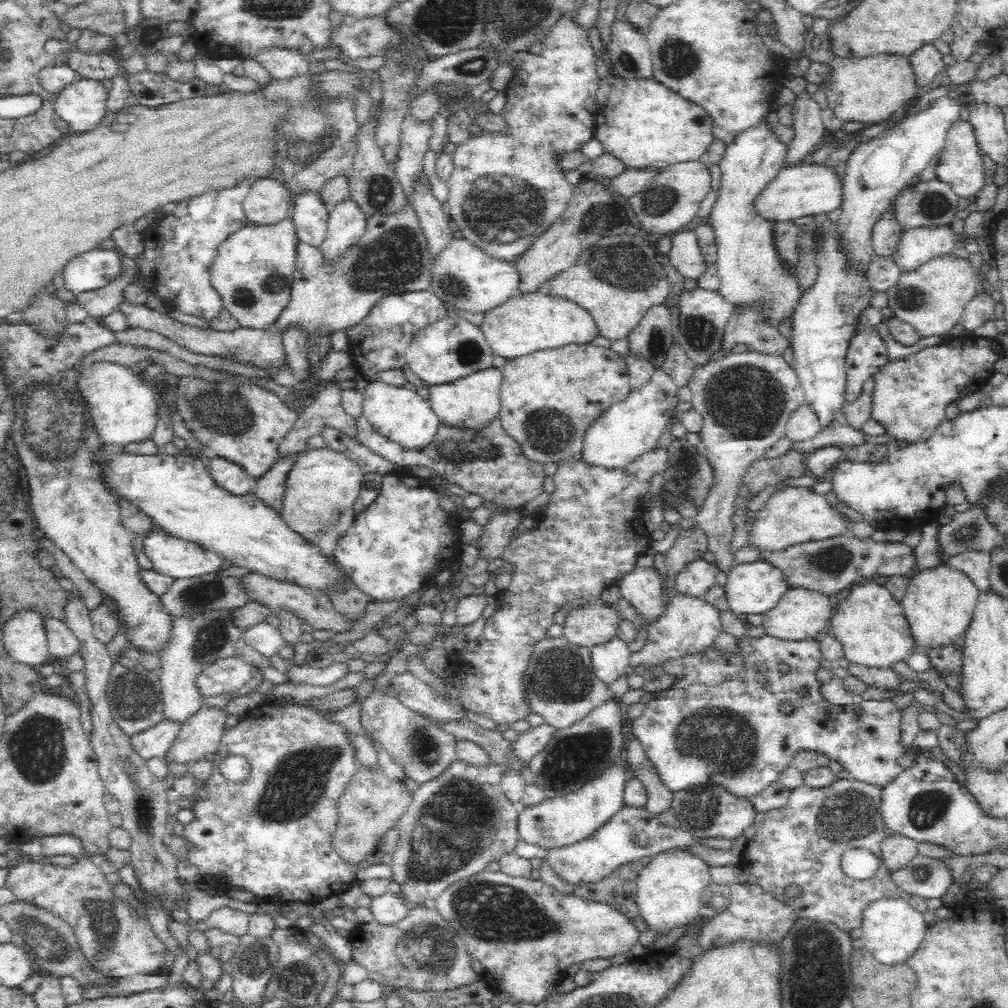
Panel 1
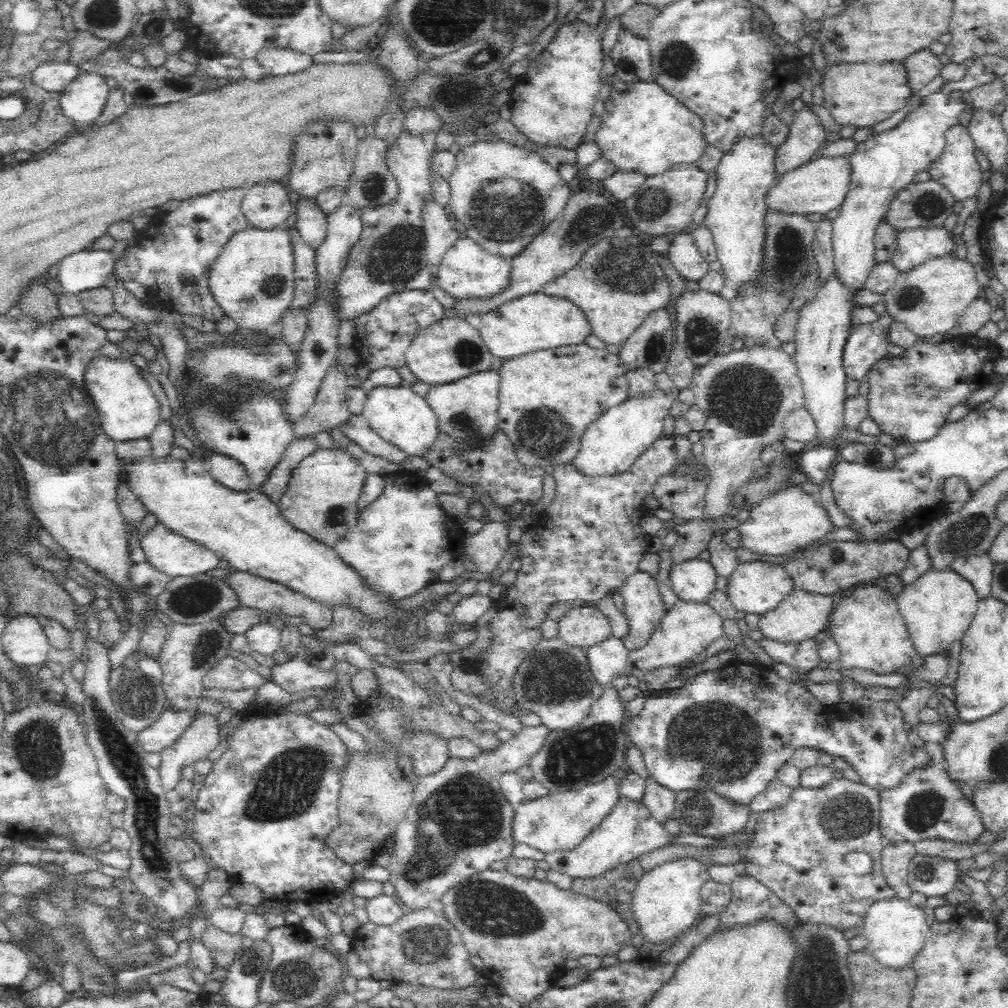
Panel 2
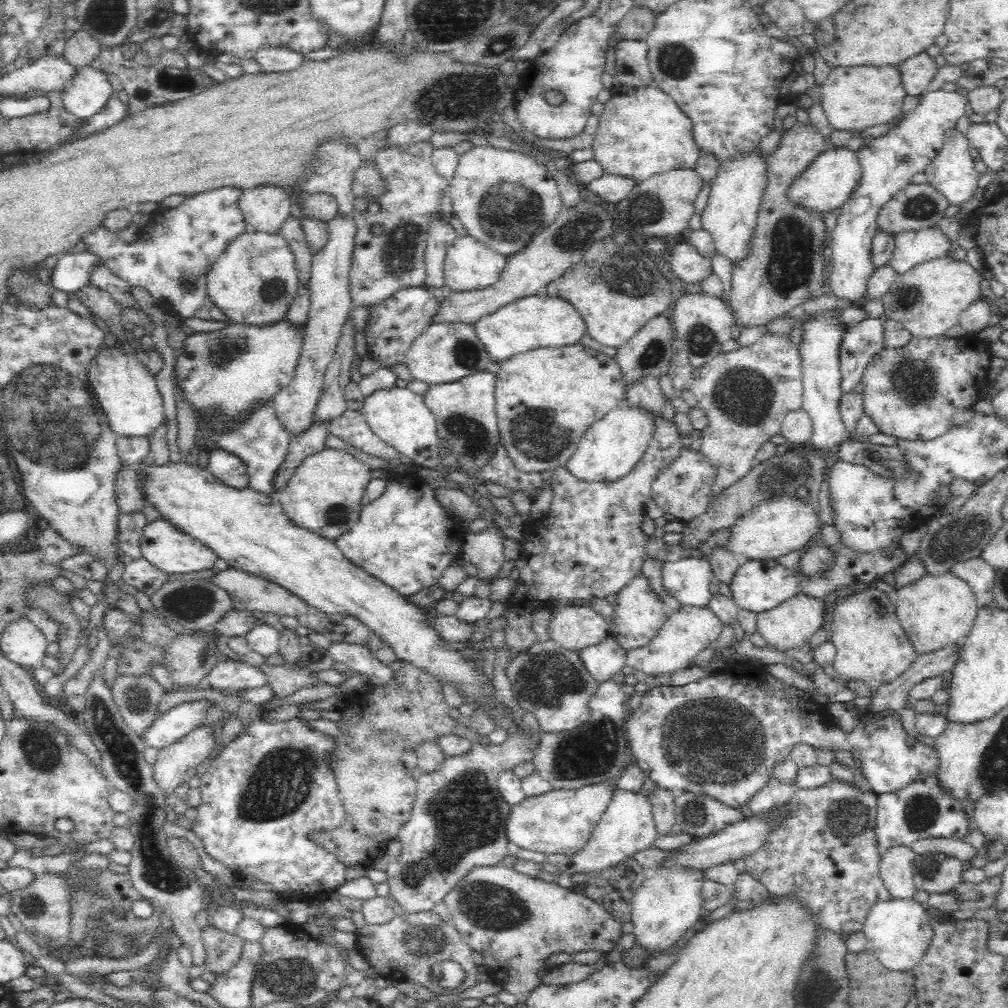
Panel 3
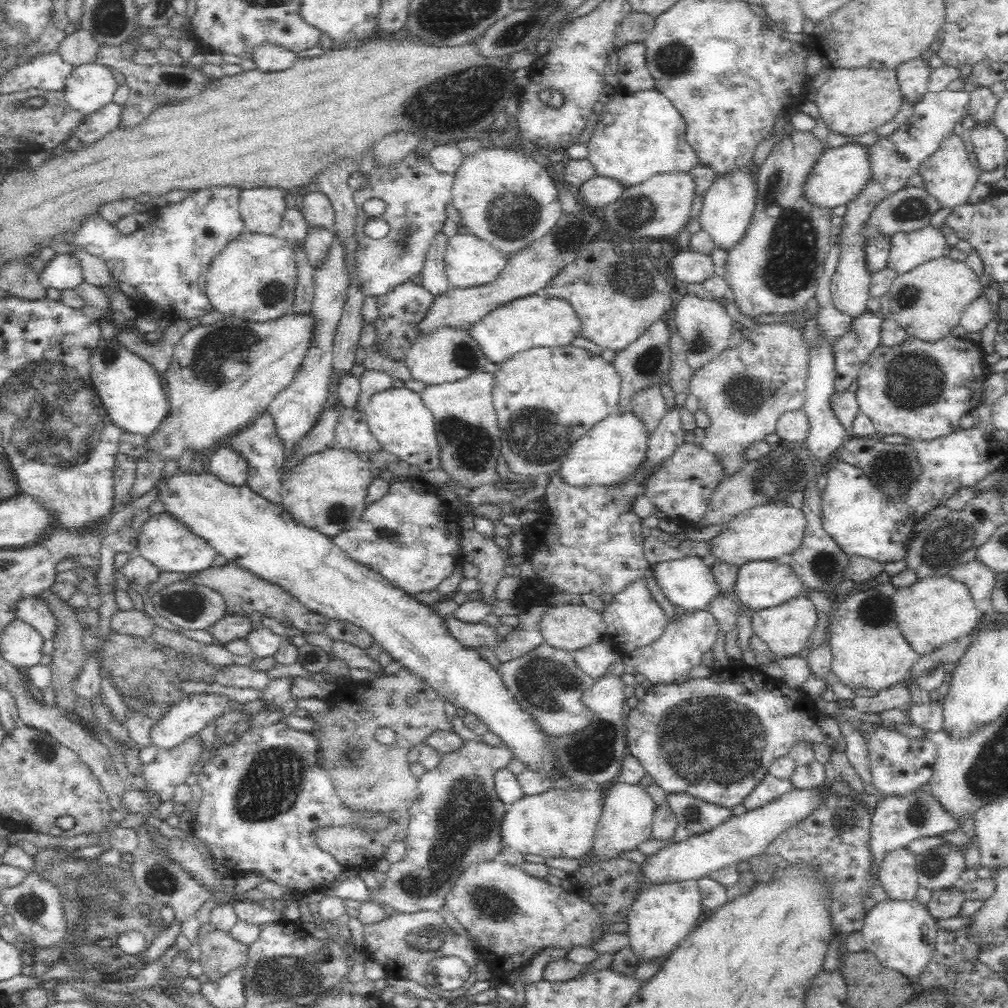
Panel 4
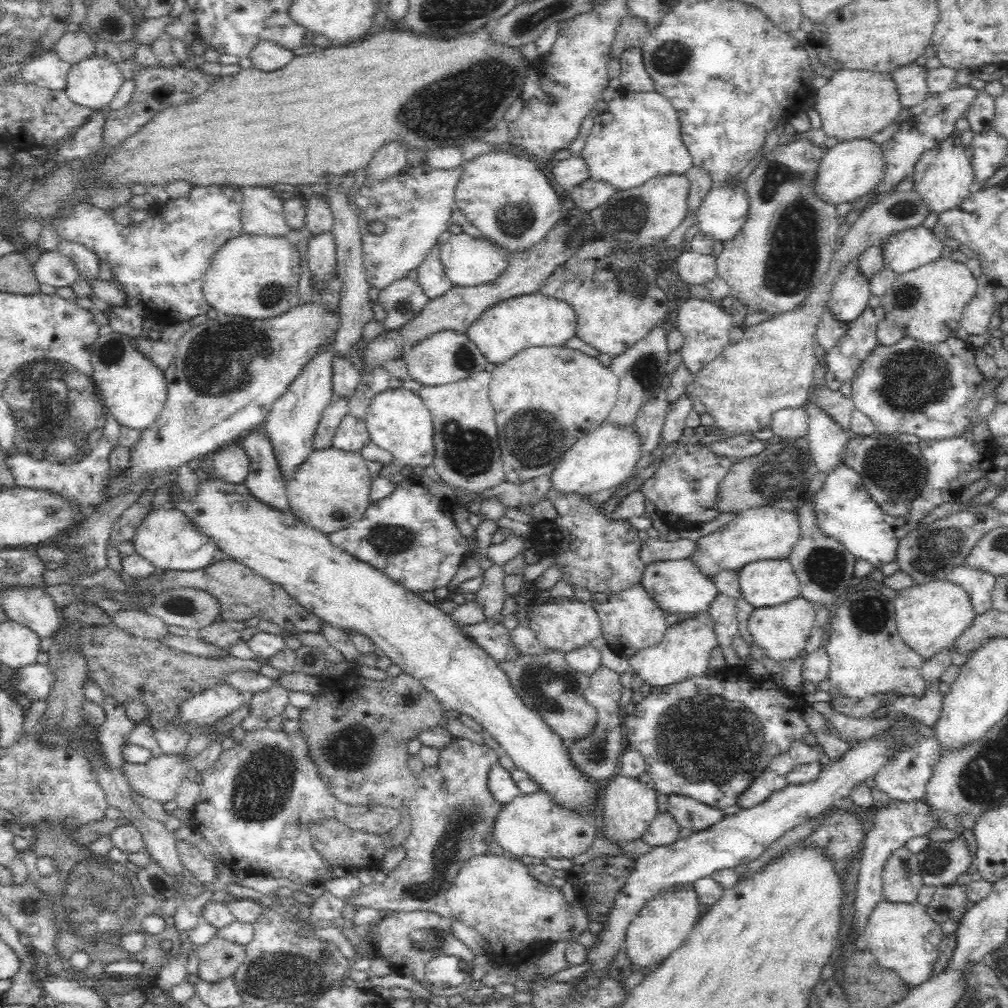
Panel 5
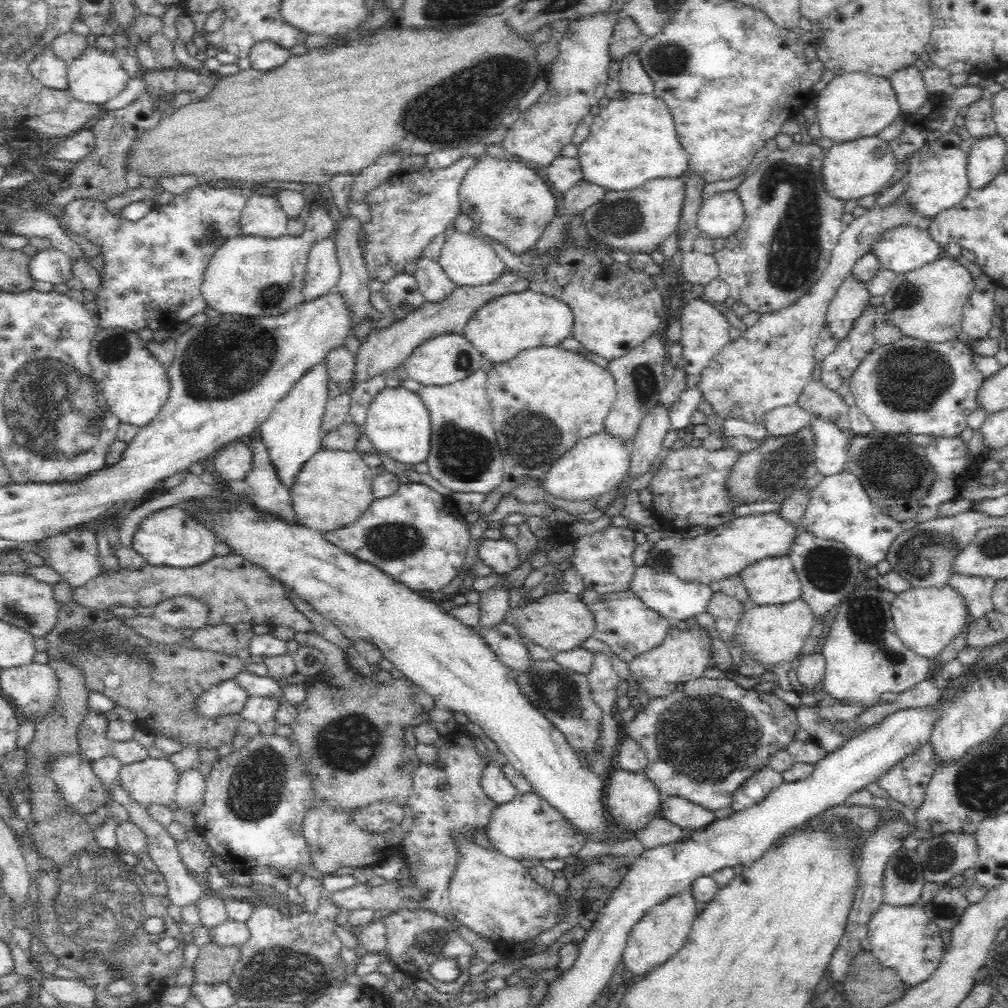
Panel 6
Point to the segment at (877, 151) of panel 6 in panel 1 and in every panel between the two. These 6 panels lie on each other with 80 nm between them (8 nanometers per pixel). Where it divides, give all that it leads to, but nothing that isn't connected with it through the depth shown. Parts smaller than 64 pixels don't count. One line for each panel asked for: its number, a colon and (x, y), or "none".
1: (803, 189)
2: (818, 186)
3: (825, 184)
4: (837, 176)
5: (846, 171)

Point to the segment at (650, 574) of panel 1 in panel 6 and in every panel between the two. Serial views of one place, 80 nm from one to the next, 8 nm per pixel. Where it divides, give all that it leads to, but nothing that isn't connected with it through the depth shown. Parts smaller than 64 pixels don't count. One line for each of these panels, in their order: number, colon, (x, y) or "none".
2: (643, 606)
3: (639, 611)
4: (633, 619)
5: (631, 620)
6: (624, 622)

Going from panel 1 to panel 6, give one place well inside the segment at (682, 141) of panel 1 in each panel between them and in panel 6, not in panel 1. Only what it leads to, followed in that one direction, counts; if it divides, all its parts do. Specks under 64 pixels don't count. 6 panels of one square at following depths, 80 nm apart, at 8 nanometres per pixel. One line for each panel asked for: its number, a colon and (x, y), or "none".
2: (643, 128)
3: (642, 132)
4: (647, 136)
5: (643, 141)
6: (633, 139)

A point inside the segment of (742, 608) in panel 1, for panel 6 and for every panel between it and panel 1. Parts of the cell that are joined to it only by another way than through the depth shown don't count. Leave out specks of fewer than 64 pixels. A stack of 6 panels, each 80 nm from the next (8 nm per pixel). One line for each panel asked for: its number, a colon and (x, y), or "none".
2: (755, 587)
3: (758, 585)
4: (760, 584)
5: (764, 583)
6: (772, 581)

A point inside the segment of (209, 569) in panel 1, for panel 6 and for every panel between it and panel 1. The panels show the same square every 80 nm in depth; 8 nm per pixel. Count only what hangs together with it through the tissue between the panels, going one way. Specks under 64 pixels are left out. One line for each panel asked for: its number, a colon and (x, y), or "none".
2: (171, 554)
3: (171, 551)
4: (170, 546)
5: (167, 539)
6: (171, 537)

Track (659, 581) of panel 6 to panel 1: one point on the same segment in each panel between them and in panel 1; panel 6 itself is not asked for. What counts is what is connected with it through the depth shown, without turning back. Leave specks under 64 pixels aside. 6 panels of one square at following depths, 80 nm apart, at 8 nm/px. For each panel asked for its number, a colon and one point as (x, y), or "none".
1: (699, 575)
2: (693, 580)
3: (690, 580)
4: (688, 582)
5: (679, 586)

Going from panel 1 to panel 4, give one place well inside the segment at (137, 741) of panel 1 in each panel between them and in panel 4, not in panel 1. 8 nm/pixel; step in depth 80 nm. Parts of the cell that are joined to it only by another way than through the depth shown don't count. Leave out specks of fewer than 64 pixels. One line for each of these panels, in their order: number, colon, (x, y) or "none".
2: (161, 735)
3: (172, 725)
4: (192, 714)

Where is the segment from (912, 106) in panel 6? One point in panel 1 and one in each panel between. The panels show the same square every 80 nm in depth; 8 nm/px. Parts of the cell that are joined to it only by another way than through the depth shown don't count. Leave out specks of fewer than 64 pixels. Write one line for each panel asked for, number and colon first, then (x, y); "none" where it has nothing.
1: (927, 61)
2: (923, 66)
3: (917, 71)
4: (913, 75)
5: (910, 79)

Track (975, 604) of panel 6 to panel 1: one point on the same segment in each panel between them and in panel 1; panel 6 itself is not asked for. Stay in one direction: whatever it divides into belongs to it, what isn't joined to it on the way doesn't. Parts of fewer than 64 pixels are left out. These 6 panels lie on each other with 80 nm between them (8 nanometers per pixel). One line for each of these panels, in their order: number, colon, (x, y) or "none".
1: (975, 563)
2: (977, 568)
3: (980, 575)
4: (980, 579)
5: (979, 583)

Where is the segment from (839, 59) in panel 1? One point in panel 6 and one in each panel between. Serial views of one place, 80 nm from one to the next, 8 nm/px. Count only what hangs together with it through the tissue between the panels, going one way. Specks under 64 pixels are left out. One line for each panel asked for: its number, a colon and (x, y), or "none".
2: (860, 94)
3: (853, 98)
4: (853, 101)
5: (854, 104)
6: (856, 104)

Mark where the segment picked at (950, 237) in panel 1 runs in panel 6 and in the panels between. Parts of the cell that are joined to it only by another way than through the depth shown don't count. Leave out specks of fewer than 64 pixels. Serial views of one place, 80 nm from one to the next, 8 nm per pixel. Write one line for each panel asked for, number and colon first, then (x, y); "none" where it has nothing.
2: (915, 246)
3: (913, 247)
4: (909, 249)
5: (905, 251)
6: (905, 249)

